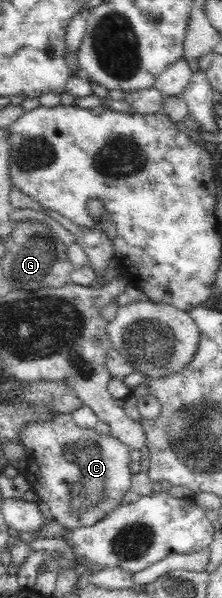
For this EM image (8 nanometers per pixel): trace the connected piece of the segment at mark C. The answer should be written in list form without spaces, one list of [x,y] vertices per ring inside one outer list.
[[[57,414],[49,421],[33,421],[23,425],[19,439],[31,451],[23,470],[26,486],[36,493],[38,502],[44,502],[49,507],[54,521],[65,528],[73,530],[95,526],[118,505],[126,503],[123,497],[130,490],[133,475],[129,470],[131,449],[110,433],[103,435],[94,429],[83,429],[76,424],[72,414]]]

